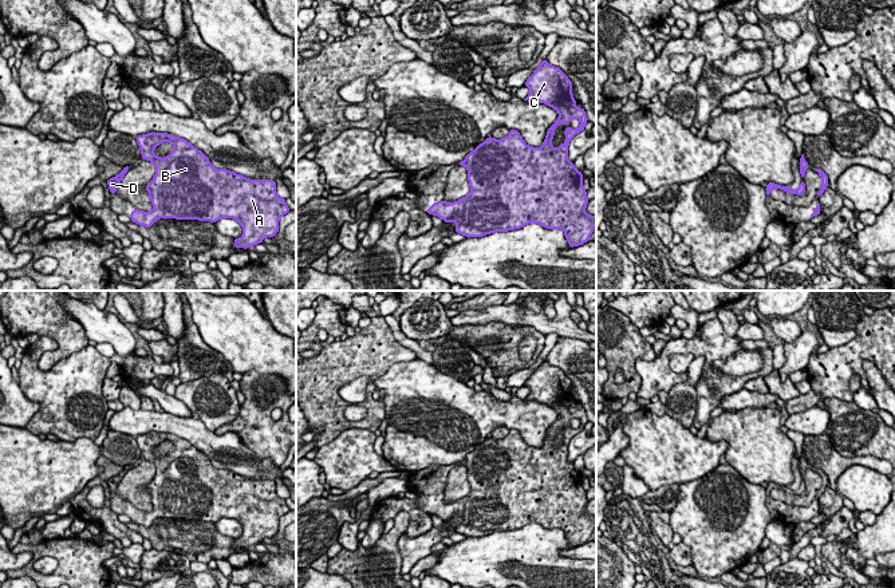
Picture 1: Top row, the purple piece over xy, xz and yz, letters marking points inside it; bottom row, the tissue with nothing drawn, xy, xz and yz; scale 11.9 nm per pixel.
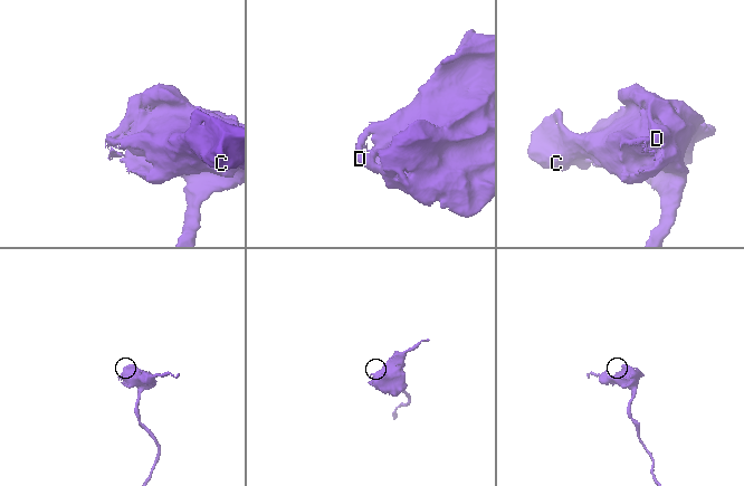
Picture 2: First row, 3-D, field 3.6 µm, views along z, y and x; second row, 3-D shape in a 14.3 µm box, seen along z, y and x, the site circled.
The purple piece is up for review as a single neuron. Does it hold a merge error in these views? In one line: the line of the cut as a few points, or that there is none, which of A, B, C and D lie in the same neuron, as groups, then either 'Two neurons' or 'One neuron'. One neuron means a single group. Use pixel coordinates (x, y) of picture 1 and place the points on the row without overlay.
No split. Groups: A B C D. One neuron

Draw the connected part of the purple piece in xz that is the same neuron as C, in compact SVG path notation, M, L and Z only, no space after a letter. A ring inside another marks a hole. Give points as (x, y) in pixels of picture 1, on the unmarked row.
M547 360L539 363L525 382L525 387L531 392L524 400L545 403L559 413L559 418L547 431L543 446L528 446L517 430L509 430L502 439L486 438L462 462L458 462L468 469L470 493L456 502L433 502L425 512L445 522L457 522L456 532L466 537L482 537L536 522L547 529L561 529L571 548L583 545L596 528L596 517L586 513L588 498L583 488L583 474L575 469L573 462L568 461L568 445L584 430L588 422L586 411L576 407L572 382L559 367L551 366ZM573 418L580 421L580 426L567 427L565 442L555 449L552 438L556 426L568 425Z

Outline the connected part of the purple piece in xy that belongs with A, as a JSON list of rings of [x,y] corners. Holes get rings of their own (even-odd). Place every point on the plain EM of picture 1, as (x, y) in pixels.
[[[149,433],[135,437],[142,458],[154,463],[155,475],[146,486],[153,510],[134,509],[133,522],[150,528],[158,518],[200,520],[216,522],[221,518],[234,518],[243,526],[243,536],[234,538],[234,548],[249,548],[273,537],[279,532],[279,520],[291,509],[276,493],[272,480],[249,480],[226,469],[216,469],[208,457],[186,439],[166,433]],[[162,442],[173,443],[174,450],[165,458],[154,454]]]

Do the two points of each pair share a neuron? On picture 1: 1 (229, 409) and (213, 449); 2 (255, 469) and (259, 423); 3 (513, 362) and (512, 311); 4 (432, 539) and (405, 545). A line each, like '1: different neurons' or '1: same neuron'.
1: different neurons
2: different neurons
3: different neurons
4: same neuron

